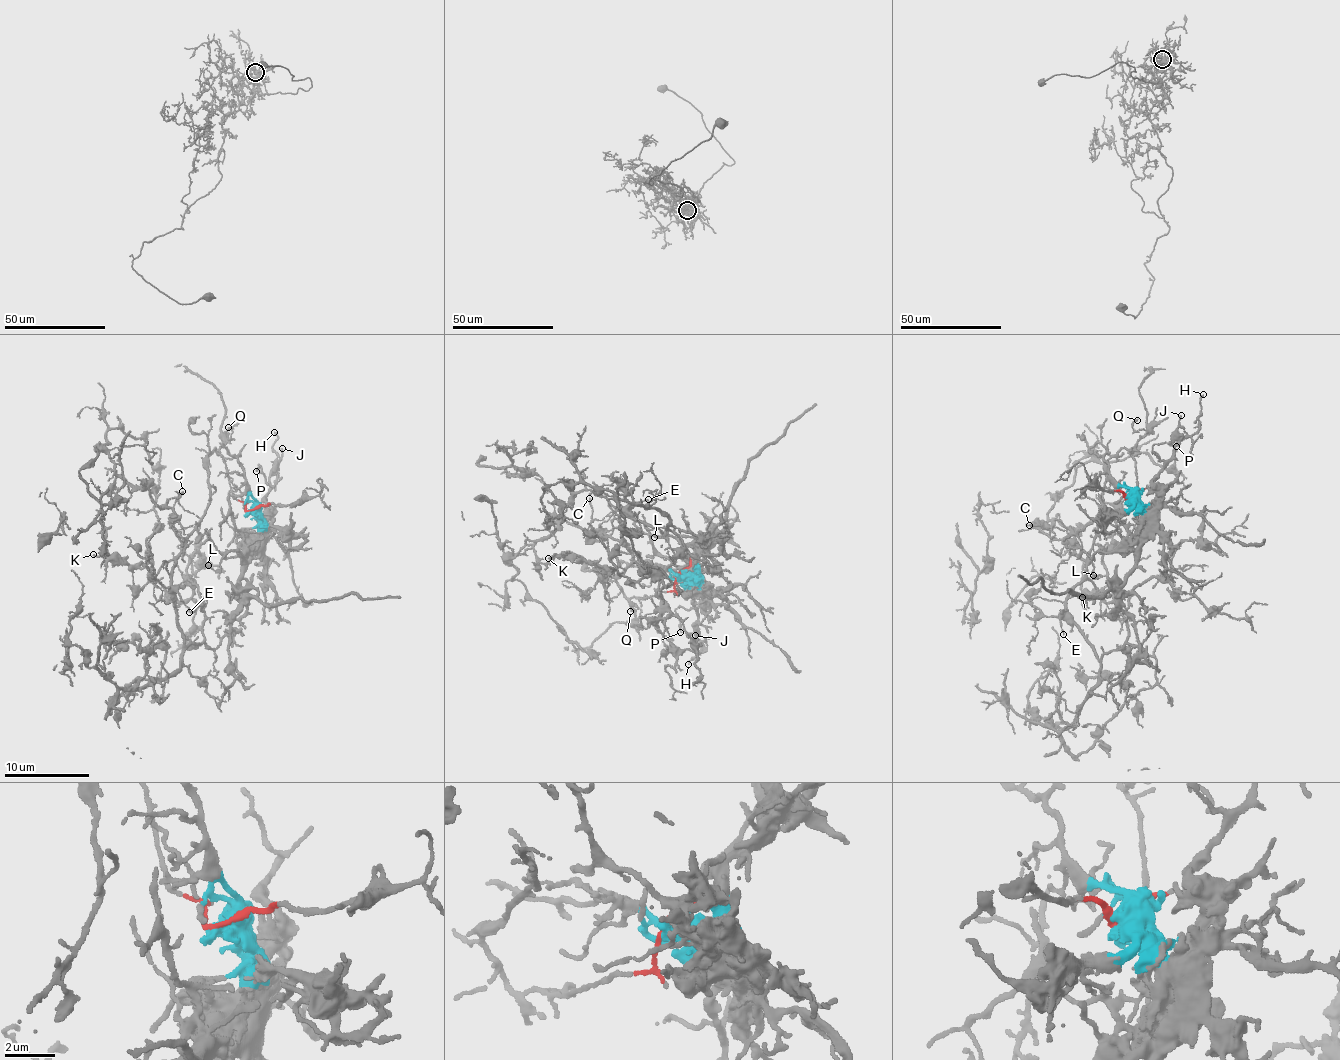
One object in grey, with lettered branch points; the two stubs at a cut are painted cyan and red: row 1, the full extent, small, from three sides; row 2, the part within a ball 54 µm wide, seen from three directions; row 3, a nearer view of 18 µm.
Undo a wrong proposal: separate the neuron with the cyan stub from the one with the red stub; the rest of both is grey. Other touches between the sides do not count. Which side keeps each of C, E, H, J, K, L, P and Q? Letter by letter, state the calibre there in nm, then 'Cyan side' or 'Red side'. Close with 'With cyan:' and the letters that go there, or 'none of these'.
C: Thickness 130 nm. Red side
E: Thickness 100 nm. Red side
H: Thickness 130 nm. Cyan side
J: Thickness 140 nm. Cyan side
K: Thickness 120 nm. Red side
L: Thickness 150 nm. Cyan side
P: Thickness 160 nm. Cyan side
Q: Thickness 140 nm. Red side
With cyan: H, J, L, P

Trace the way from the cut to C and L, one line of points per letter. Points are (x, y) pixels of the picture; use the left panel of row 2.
C: (250, 510), (233, 496), (229, 469), (215, 449), (208, 457), (209, 505), (182, 540), (166, 502), (183, 492)
L: (252, 510), (261, 522), (259, 538), (243, 555), (237, 551), (225, 556), (217, 571), (208, 565)

